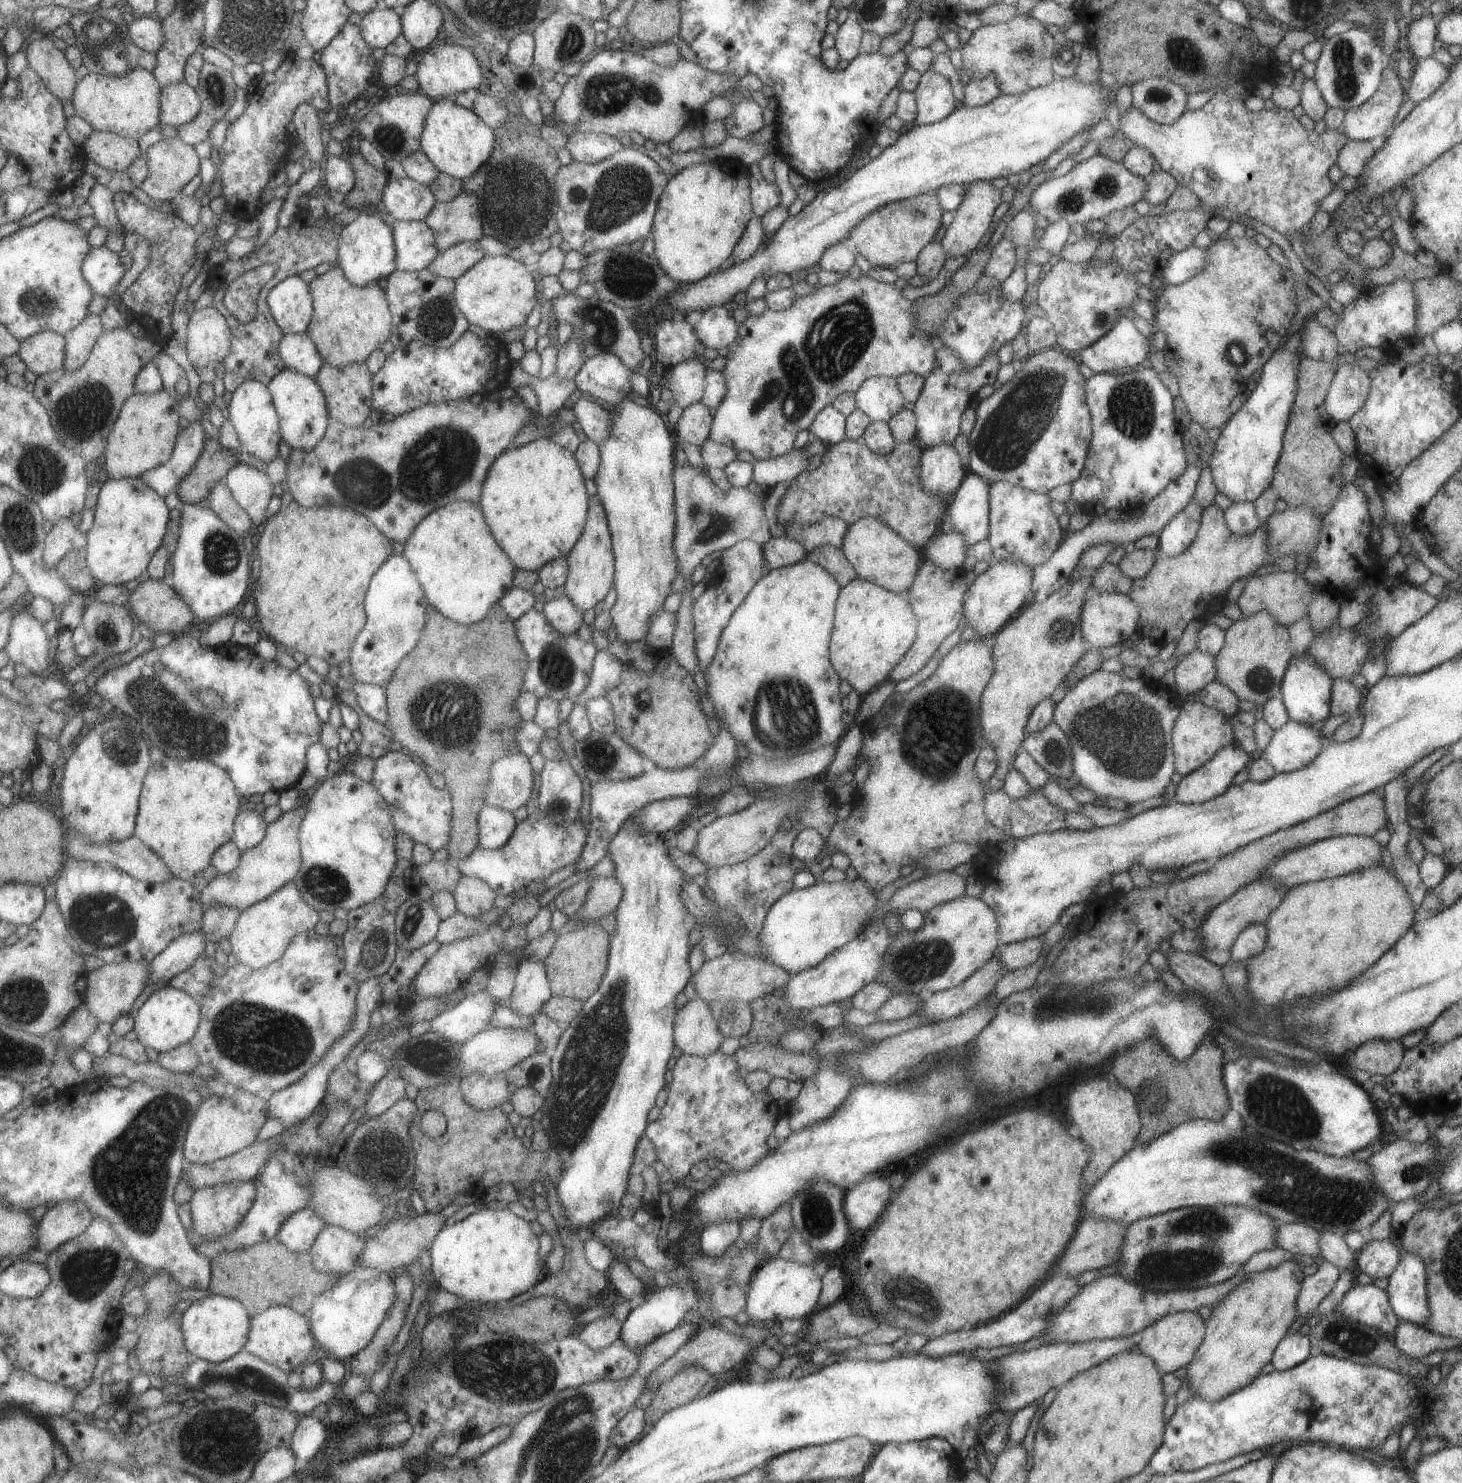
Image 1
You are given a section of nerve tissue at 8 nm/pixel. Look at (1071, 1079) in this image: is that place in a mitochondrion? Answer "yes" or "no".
no

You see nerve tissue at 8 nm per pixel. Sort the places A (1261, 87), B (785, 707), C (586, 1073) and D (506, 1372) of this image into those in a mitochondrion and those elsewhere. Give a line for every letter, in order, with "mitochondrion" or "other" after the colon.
A: other
B: mitochondrion
C: mitochondrion
D: mitochondrion

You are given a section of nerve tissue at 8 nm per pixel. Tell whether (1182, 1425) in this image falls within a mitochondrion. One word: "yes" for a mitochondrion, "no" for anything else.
no

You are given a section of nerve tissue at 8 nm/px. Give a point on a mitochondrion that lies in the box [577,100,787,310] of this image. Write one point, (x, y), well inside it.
(624, 277)

